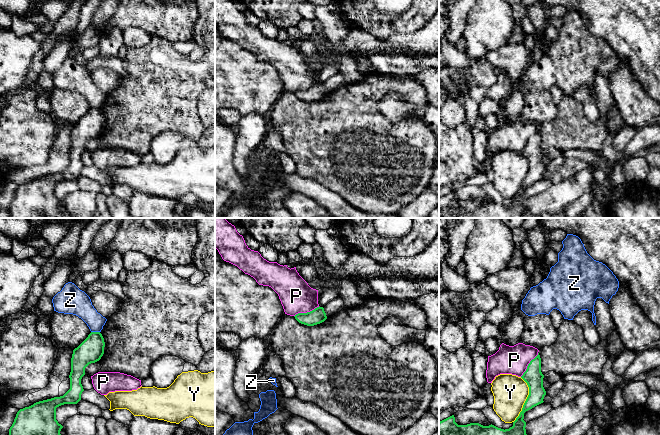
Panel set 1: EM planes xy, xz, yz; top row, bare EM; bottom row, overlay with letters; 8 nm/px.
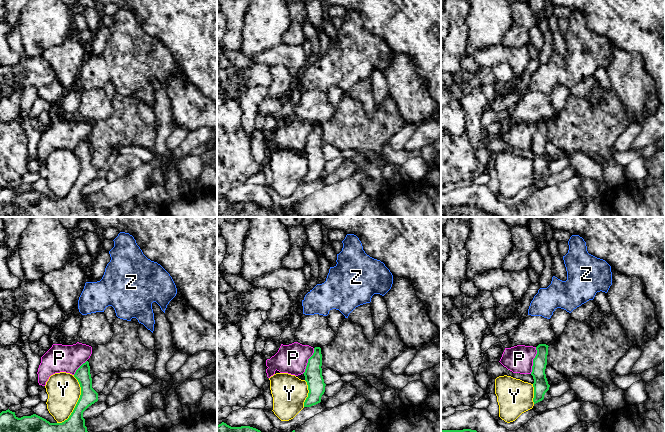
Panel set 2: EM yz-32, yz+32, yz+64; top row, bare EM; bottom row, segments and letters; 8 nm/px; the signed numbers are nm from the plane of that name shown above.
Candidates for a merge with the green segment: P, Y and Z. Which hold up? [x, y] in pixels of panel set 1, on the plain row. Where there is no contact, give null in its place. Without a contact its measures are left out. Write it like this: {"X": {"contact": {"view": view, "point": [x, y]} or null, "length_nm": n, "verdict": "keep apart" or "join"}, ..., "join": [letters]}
{"P": {"contact": {"view": "xz", "point": [307, 88]}, "length_nm": 220, "verdict": "keep apart"}, "Y": {"contact": {"view": "yz", "point": [526, 176]}, "length_nm": 380, "verdict": "keep apart"}, "Z": {"contact": {"view": "xy", "point": [95, 108]}, "length_nm": 70, "verdict": "keep apart"}, "join": []}

